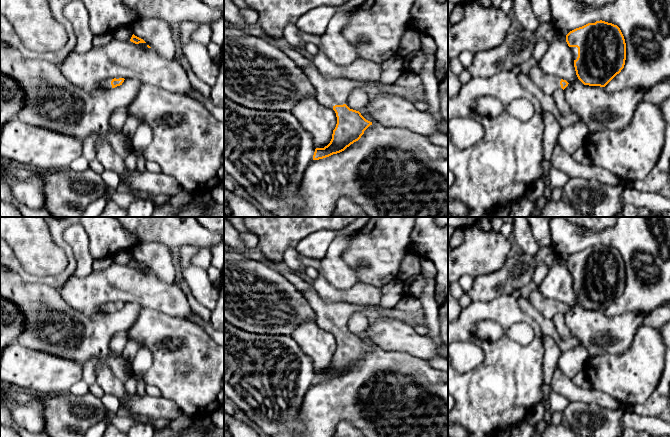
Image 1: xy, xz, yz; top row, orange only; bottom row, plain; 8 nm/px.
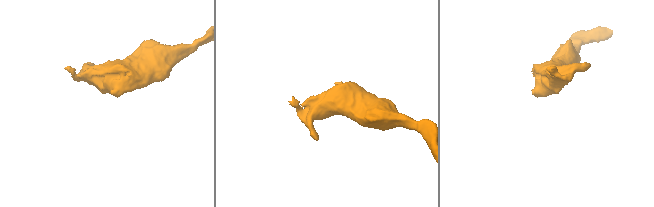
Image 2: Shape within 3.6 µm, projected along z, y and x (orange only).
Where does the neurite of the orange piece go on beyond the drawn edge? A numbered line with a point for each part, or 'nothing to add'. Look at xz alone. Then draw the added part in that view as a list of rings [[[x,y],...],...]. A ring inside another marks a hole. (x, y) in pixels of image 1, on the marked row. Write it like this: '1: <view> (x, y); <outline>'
1: xz (329, 92); [[[313,62],[307,67],[301,67],[315,89],[316,99],[325,106],[333,108],[335,105],[346,104],[349,94],[356,88],[367,91],[369,98],[376,96],[393,95],[386,93],[375,86],[374,83],[366,83],[349,79],[327,79],[323,77]]]

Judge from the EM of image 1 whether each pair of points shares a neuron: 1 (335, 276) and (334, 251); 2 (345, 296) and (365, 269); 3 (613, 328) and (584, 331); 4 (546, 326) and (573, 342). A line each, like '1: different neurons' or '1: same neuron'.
1: same neuron
2: different neurons
3: same neuron
4: same neuron

